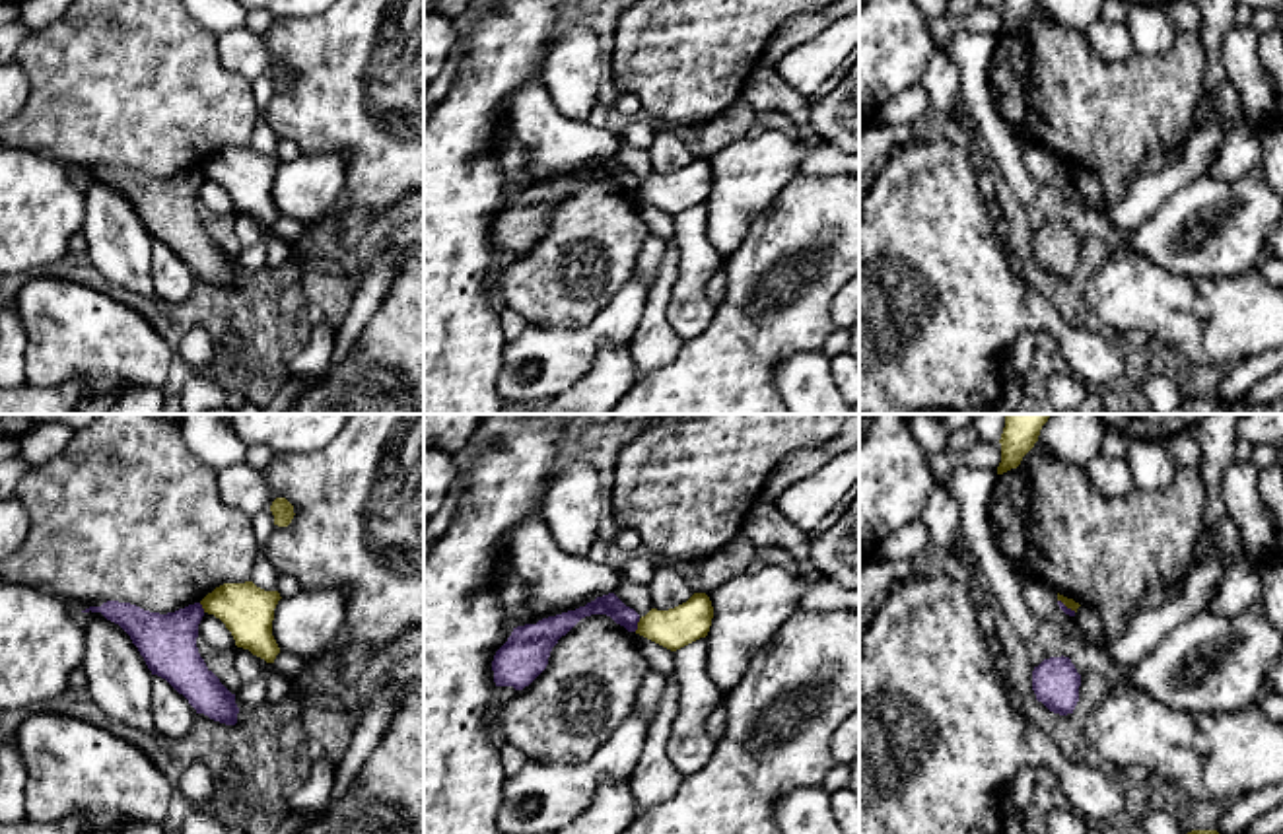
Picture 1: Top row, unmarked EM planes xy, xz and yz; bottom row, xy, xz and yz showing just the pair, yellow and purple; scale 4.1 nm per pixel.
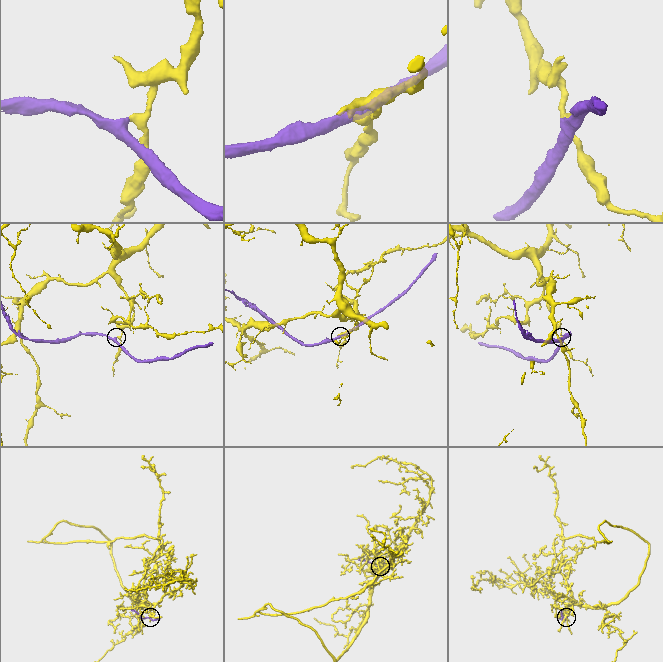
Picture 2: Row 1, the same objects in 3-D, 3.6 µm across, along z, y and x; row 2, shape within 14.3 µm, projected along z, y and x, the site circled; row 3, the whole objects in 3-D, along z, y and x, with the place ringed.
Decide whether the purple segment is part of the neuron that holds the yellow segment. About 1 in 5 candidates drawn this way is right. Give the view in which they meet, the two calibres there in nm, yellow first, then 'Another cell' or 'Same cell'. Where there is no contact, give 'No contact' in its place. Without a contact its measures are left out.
Touches yellow in xz. Thickness 170 nm (yellow) against 90 nm. Another cell

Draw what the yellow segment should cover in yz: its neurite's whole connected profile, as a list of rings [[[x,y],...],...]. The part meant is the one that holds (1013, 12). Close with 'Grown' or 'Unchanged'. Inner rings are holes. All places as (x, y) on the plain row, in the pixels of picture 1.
[[[1001,0],[1001,27],[997,39],[1017,33],[1036,6],[1038,0]]]. Unchanged

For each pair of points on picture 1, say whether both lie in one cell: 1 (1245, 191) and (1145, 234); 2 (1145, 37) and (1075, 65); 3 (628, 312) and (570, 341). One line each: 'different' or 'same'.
1: same
2: different
3: same

